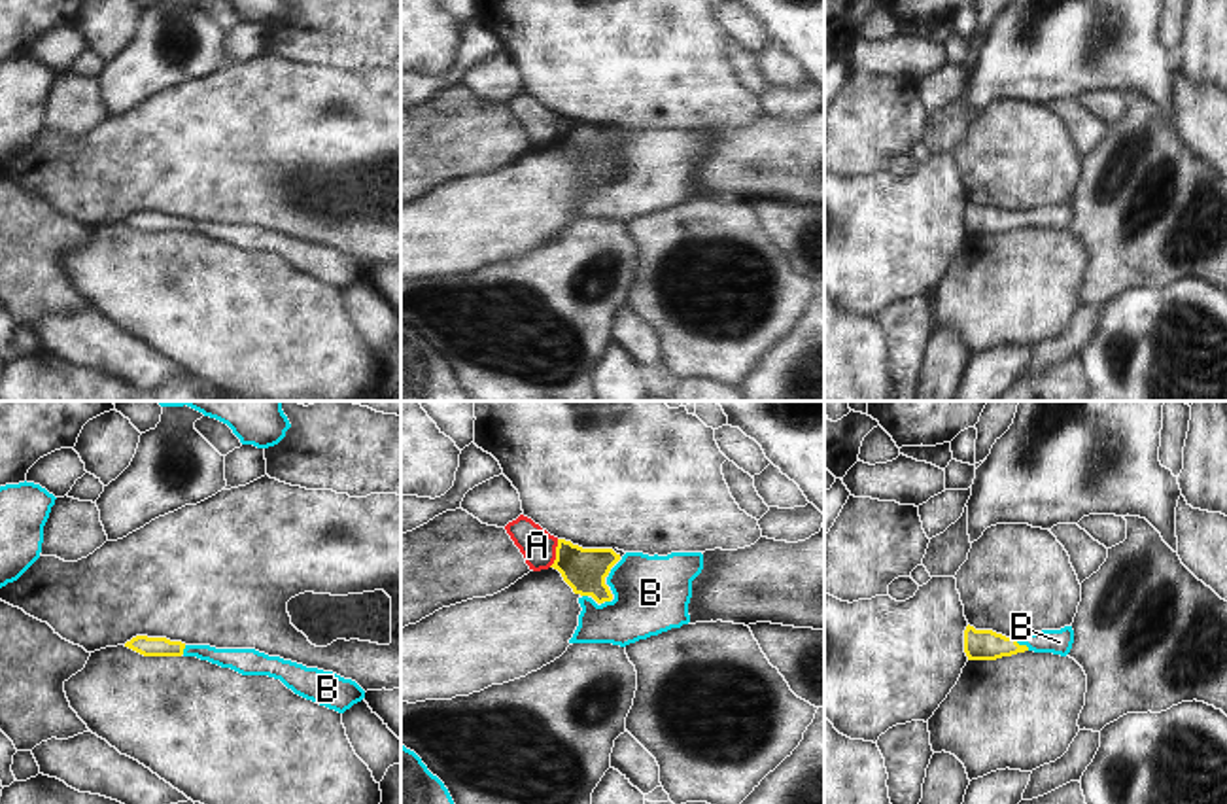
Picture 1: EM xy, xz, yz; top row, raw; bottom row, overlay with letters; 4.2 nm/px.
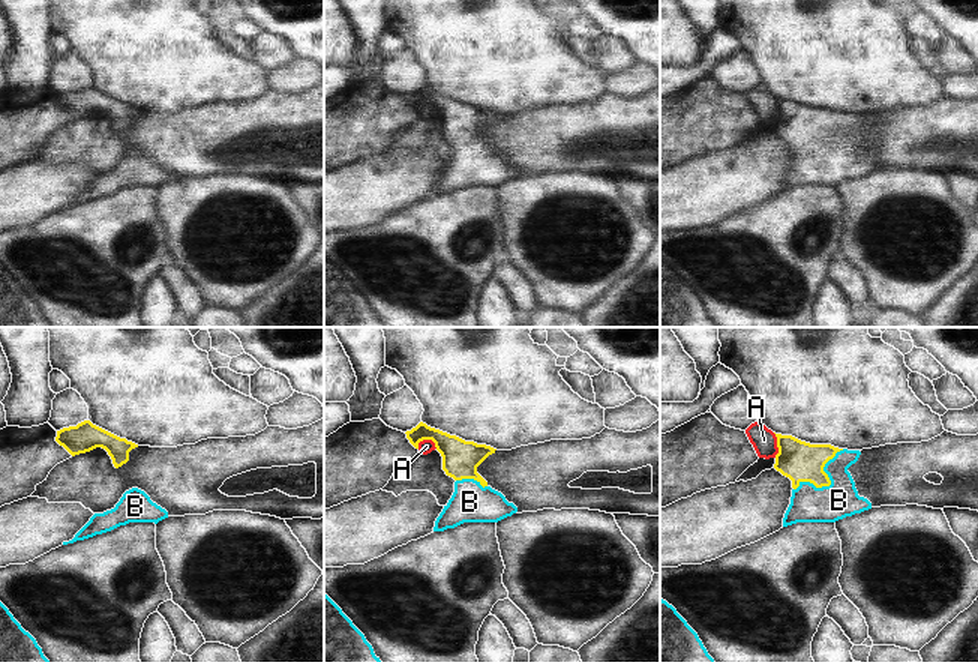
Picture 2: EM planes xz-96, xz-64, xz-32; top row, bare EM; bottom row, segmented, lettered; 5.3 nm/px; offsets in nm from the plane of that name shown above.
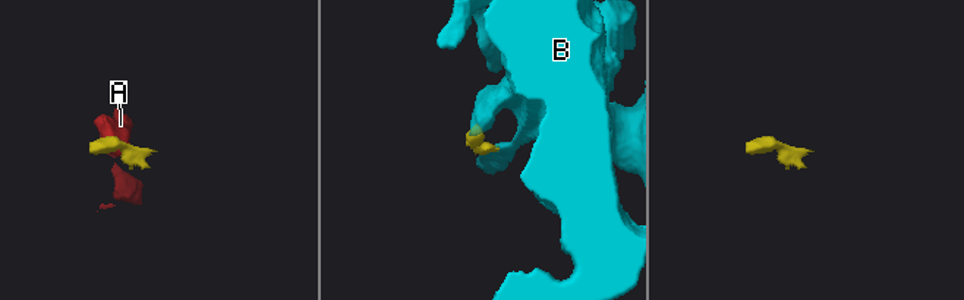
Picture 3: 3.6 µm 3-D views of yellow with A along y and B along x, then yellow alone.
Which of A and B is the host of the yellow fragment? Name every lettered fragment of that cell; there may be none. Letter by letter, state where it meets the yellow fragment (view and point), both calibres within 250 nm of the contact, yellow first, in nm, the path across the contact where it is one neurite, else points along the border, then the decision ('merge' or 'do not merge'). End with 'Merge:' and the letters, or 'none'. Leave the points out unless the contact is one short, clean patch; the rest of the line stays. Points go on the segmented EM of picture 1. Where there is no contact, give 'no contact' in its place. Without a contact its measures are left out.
A: meets yellow in xz at (556, 553); 190 nm thick on the yellow side, 150 nm on the other; border along xz (558, 540), (554, 560), (549, 566); do not merge
B: meets yellow in yz at (1021, 646); 130 nm thick on the yellow side, 110 nm on the other; runs through yz (978, 644), (1021, 646), (1059, 642); merge
Merge: B

